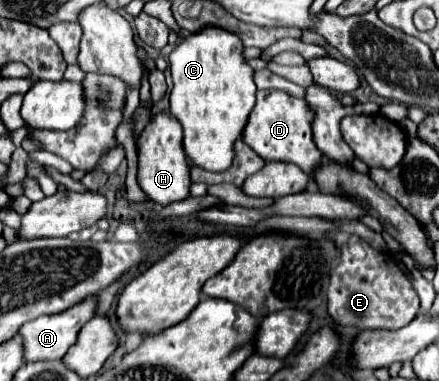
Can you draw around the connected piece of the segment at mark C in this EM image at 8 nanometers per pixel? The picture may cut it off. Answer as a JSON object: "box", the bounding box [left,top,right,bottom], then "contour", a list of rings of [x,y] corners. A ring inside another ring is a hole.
{"box":[169,25,257,171],"contour":[[[207,25],[197,33],[191,33],[181,39],[181,43],[169,55],[169,69],[173,79],[173,89],[169,95],[171,115],[183,127],[183,147],[193,165],[207,171],[225,171],[233,161],[233,143],[241,137],[241,131],[247,123],[247,117],[255,105],[257,85],[253,81],[253,69],[243,55],[241,39],[221,27]]]}

